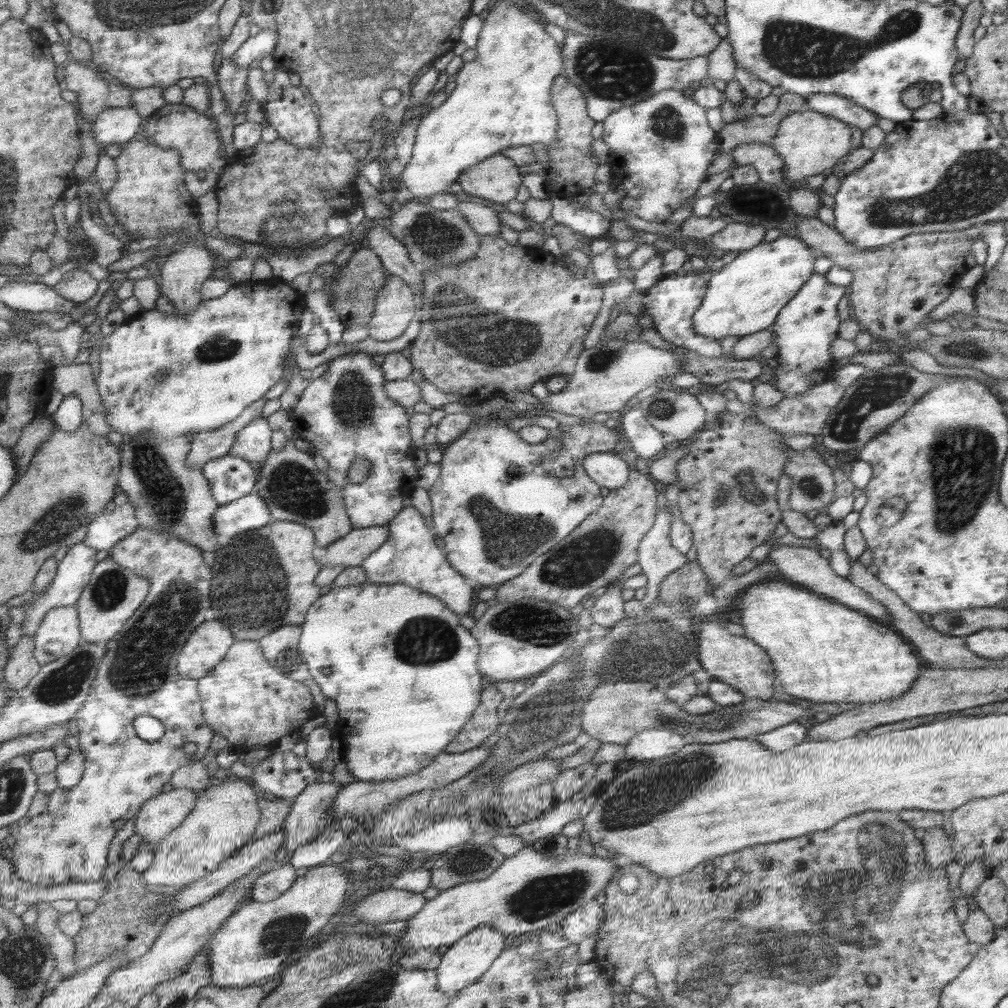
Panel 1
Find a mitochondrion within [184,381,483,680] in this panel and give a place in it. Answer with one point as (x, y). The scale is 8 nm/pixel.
(255, 587)

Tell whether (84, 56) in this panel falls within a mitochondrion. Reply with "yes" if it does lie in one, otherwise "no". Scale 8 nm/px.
no

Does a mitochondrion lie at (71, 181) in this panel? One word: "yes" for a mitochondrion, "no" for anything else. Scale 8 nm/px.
no

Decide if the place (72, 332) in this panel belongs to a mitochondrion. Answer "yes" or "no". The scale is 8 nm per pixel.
no

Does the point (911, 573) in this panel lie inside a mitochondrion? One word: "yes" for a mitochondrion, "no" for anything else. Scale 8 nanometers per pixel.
no

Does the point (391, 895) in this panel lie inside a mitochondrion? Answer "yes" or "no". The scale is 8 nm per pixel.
no

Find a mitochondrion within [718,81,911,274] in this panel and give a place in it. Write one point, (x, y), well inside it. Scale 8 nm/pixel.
(740, 198)

